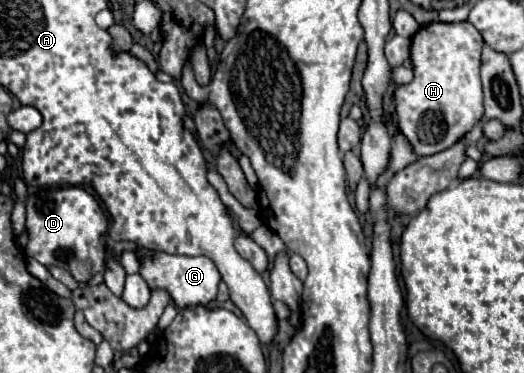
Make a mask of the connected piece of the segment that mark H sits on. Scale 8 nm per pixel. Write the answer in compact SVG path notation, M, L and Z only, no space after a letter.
M468 20L456 24L430 22L412 36L410 60L414 80L410 84L396 86L392 100L396 126L412 144L416 156L430 156L450 148L482 120L482 46L484 40L480 32Z

